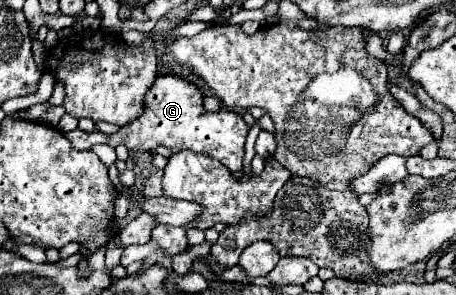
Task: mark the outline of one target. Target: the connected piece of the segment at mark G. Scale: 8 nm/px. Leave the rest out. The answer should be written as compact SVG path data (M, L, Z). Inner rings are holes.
M158 73L154 85L146 93L144 113L138 119L134 119L130 125L120 127L112 135L98 133L98 131L86 133L86 131L74 129L66 133L66 137L74 149L92 149L98 143L106 143L110 147L126 145L130 151L138 151L138 153L154 153L158 145L168 147L172 153L190 149L194 153L204 153L208 157L218 159L224 167L228 167L228 171L234 173L242 169L244 139L248 135L248 129L250 127L244 123L244 119L234 111L222 111L222 109L216 113L206 111L204 95L194 83L174 73Z

